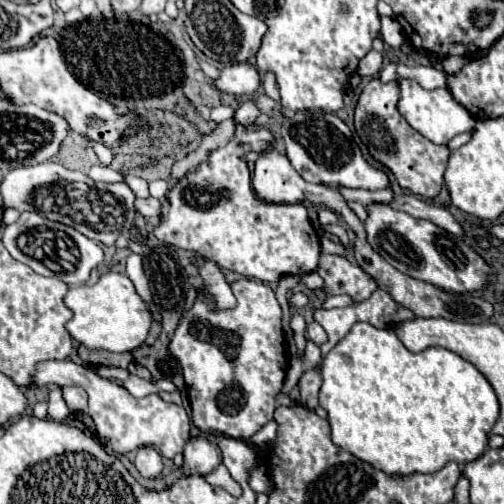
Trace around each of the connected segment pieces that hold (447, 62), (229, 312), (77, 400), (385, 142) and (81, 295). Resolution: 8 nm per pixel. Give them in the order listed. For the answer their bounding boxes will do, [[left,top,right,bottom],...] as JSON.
[[441,55,467,75],[169,277,289,441],[63,387,87,411],[355,79,449,199],[65,273,151,353]]

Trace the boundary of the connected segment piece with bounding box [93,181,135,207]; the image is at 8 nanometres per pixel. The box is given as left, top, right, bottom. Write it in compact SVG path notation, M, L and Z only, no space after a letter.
M119 181L119 183L93 183L93 185L97 189L111 191L125 207L135 207L135 193L133 193L133 189L125 181Z

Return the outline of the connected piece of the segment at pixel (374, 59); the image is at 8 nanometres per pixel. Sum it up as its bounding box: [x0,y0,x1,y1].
[357,49,383,77]

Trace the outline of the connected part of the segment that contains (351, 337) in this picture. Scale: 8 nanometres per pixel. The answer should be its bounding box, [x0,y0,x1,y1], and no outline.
[319,323,499,475]

